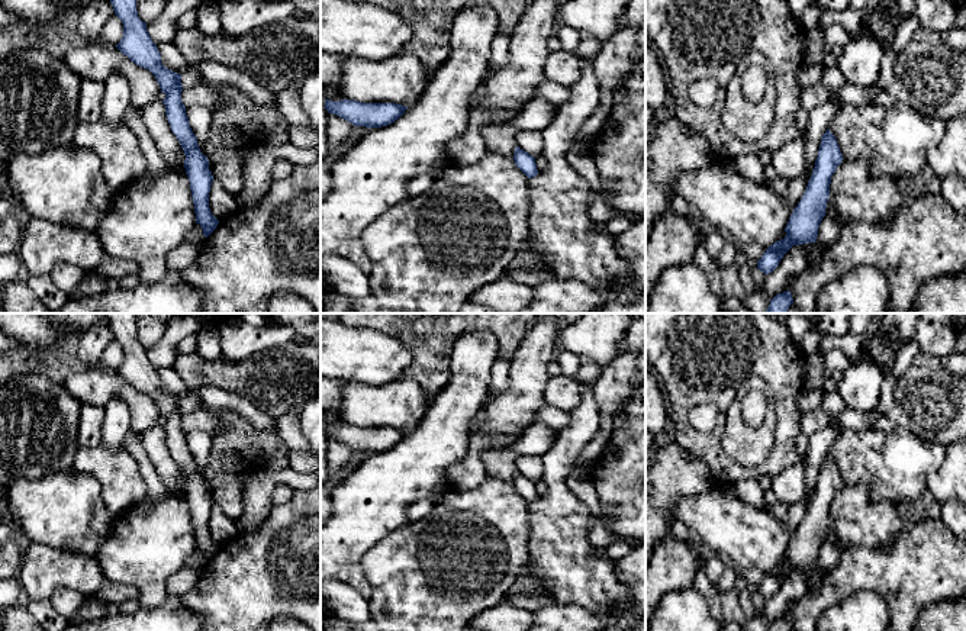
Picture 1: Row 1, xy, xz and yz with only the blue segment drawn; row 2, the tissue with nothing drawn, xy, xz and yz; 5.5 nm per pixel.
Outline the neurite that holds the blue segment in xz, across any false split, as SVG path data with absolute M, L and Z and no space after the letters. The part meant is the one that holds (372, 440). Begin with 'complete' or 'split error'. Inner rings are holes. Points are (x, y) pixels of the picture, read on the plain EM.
complete | M325 425L325 434L328 438L334 438L354 451L366 451L366 453L381 453L397 445L405 435L406 431L396 428L361 428L357 425Z

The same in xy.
complete | M106 313L115 339L123 348L123 363L116 373L136 390L149 395L155 400L161 418L165 419L162 425L165 440L186 480L184 493L190 506L196 548L202 551L203 560L207 563L219 548L209 532L213 500L209 495L209 484L202 479L197 463L189 450L186 431L181 426L181 399L162 390L161 379L146 355L146 348L138 341L136 325L145 315Z

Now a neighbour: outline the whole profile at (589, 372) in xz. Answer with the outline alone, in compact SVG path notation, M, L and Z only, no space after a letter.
M580 357L580 370L574 377L580 383L580 386L583 384L592 387L598 382L600 374L602 370L593 360Z

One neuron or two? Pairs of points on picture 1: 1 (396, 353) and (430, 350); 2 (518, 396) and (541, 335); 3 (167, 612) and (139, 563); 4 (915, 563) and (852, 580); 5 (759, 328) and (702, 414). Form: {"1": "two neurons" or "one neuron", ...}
{"1": "two neurons", "2": "one neuron", "3": "two neurons", "4": "one neuron", "5": "two neurons"}

